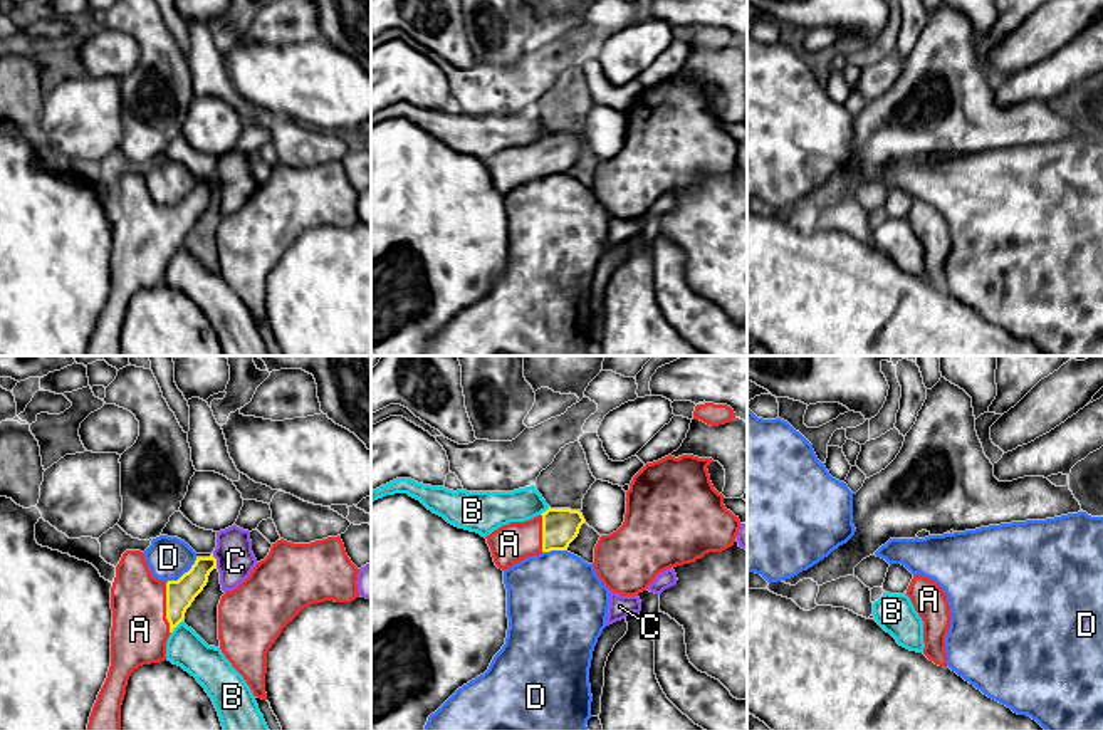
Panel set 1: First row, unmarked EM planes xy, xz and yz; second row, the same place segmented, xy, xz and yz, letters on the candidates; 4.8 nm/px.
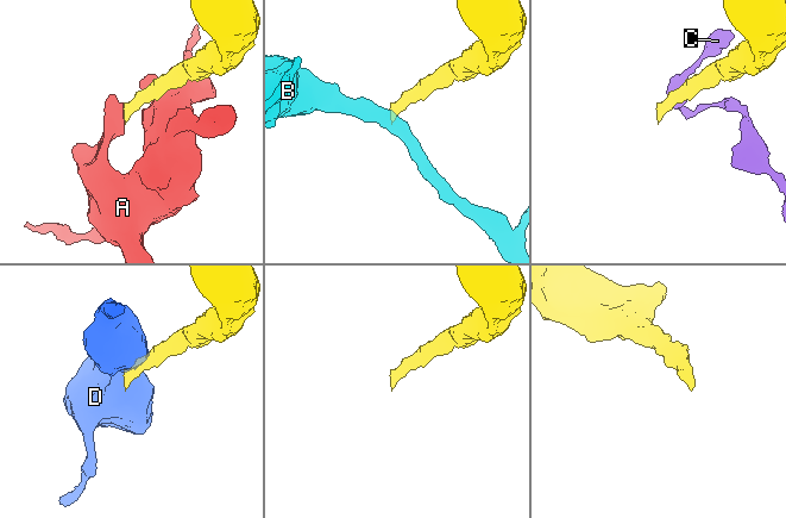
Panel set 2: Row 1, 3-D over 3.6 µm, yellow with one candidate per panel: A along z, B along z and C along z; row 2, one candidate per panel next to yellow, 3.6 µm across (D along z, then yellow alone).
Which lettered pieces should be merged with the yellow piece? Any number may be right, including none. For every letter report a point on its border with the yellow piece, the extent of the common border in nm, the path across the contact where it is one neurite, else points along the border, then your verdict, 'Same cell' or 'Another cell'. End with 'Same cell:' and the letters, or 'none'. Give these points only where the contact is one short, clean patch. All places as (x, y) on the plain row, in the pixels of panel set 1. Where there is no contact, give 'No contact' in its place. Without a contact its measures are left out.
A: Touches yellow at xy (167, 232). Shared border 240 nm. Same cell
B: Touches yellow at xy (177, 249). Shared border 90 nm. Boundary: xy (182, 244), (172, 257). Another cell
C: Touches yellow at xy (215, 185). Shared border 80 nm. Boundary: xy (212, 178), (217, 192). Another cell
D: Touches yellow at xy (185, 197). Shared border 200 nm. Another cell
Same cell: A

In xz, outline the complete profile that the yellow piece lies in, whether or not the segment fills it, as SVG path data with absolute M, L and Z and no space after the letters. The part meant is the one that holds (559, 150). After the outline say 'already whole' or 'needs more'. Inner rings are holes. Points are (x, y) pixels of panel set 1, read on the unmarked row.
M549 131L531 144L502 149L485 163L495 190L505 195L542 176L567 175L584 146L579 134Z | needs more

